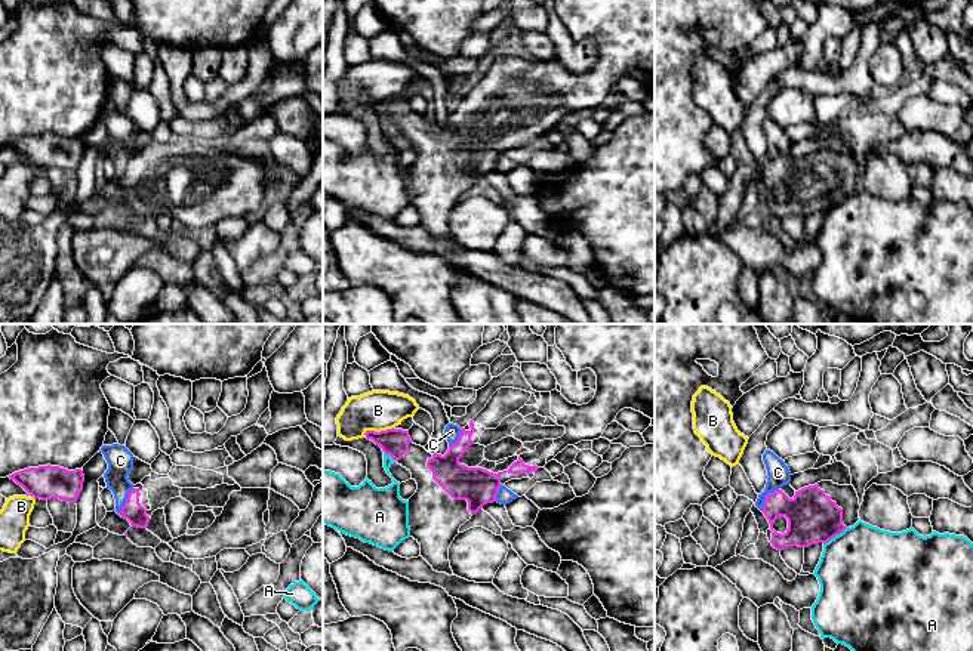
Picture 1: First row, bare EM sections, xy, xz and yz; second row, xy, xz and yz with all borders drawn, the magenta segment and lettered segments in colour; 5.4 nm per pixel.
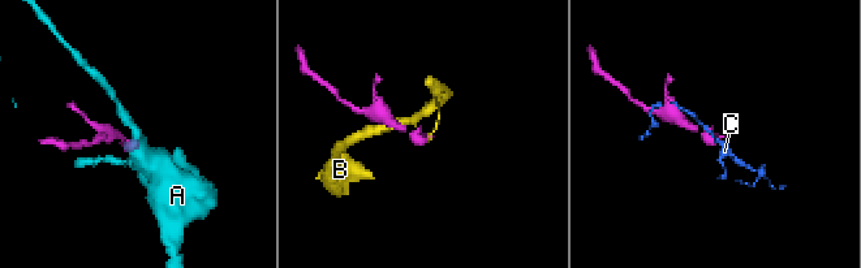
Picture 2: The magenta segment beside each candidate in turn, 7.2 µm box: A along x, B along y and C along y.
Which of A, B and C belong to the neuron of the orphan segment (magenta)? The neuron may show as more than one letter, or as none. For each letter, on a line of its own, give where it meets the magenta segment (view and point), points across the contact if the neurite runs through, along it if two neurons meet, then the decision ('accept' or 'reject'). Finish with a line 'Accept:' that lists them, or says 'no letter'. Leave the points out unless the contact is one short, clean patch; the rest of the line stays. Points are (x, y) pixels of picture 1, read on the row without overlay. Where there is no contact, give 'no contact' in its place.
A: yz (834, 204) | reject
B: xz (378, 101) | along xz (393, 95), (363, 102) | reject
C: yz (766, 166) | reject
Accept: no letter

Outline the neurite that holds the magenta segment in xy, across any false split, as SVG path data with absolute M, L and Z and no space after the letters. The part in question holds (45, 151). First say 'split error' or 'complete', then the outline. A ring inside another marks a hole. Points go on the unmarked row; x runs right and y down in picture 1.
complete; M59 135L28 136L9 144L30 164L40 169L59 167L76 172L84 151L81 138L68 139Z

